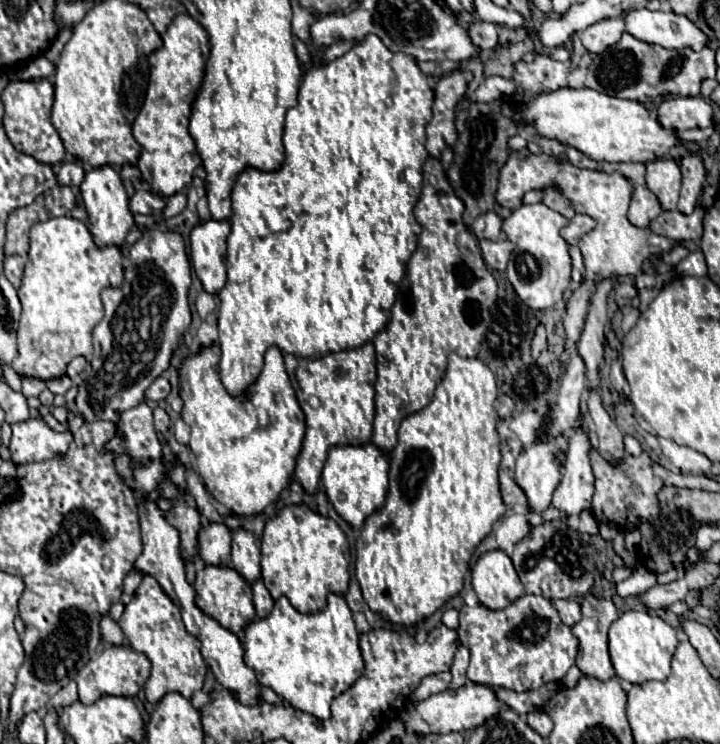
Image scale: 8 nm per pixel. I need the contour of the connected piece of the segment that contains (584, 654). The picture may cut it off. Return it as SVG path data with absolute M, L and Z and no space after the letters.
M585 595L581 603L583 619L573 625L573 635L579 639L577 667L583 675L607 681L615 677L615 669L607 649L609 625L617 619L613 601Z

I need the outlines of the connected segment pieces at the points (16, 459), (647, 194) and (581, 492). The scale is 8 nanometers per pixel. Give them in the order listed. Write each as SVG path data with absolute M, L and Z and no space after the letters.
M27 419L13 423L13 437L9 443L11 461L15 465L37 463L57 455L63 455L73 443L73 433L69 427L65 431L51 429L43 419Z
M639 185L635 187L631 205L629 205L629 221L637 227L647 227L651 219L655 219L661 213L661 203L657 203L657 197L653 195L653 191L649 191L649 187Z
M577 427L571 433L569 439L569 449L567 449L567 459L565 459L565 467L563 467L563 479L557 485L555 493L553 493L553 507L559 509L561 513L565 513L567 517L571 515L581 515L585 509L591 509L591 497L593 497L593 473L591 473L591 465L589 465L589 435L585 427Z

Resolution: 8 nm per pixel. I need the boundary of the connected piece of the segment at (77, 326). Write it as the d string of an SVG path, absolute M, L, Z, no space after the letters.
M51 217L31 227L31 249L23 283L17 289L23 311L17 329L17 359L11 367L21 377L49 381L65 375L65 367L77 355L91 357L91 333L103 319L101 289L121 285L121 251L115 245L99 247L85 223L73 217Z

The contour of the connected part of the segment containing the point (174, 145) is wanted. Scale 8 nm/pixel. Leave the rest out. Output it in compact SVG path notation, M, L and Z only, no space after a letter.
M187 13L177 15L169 25L163 47L149 55L149 89L145 103L133 123L133 137L141 145L137 167L153 195L171 197L191 185L195 167L201 165L197 147L189 135L191 103L203 79L205 61L209 59L209 37L205 29Z

